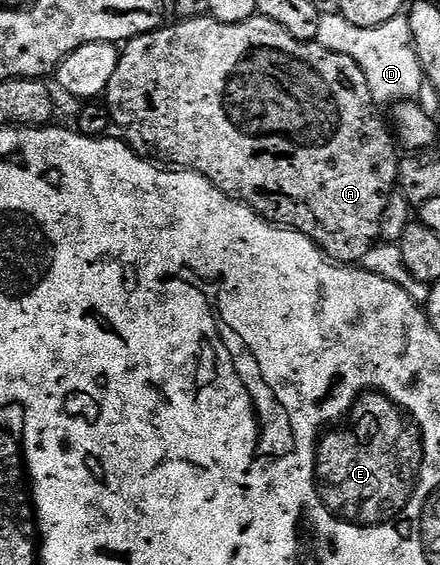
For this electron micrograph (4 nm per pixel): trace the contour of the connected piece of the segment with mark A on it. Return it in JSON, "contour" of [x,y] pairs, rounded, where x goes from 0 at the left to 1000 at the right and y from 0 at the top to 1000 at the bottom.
{"contour":[[[477,28],[452,30],[418,30],[407,35],[416,39],[400,46],[373,42],[359,53],[298,69],[277,83],[239,168],[239,186],[252,202],[259,228],[273,230],[268,235],[289,257],[323,280],[345,280],[355,288],[409,301],[439,301],[466,312],[505,343],[534,358],[555,358],[605,393],[623,393],[630,400],[702,418],[702,425],[718,428],[752,462],[773,467],[823,465],[830,446],[845,442],[864,427],[866,389],[875,382],[882,354],[902,336],[911,278],[909,267],[898,267],[902,251],[891,225],[870,218],[861,204],[864,189],[848,163],[839,163],[839,142],[830,142],[830,127],[820,127],[820,120],[793,99],[757,92],[718,73],[680,74],[657,64],[639,42],[595,28],[568,32],[548,42],[502,42]]]}

